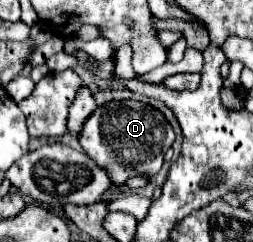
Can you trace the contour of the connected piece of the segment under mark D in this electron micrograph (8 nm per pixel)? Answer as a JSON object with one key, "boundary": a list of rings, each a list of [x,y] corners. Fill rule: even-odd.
{"boundary":[[[108,101],[92,111],[88,121],[84,121],[78,143],[84,153],[88,153],[100,167],[108,169],[114,185],[124,185],[128,177],[146,175],[152,177],[160,171],[164,153],[174,143],[174,129],[162,115],[142,101]]]}

